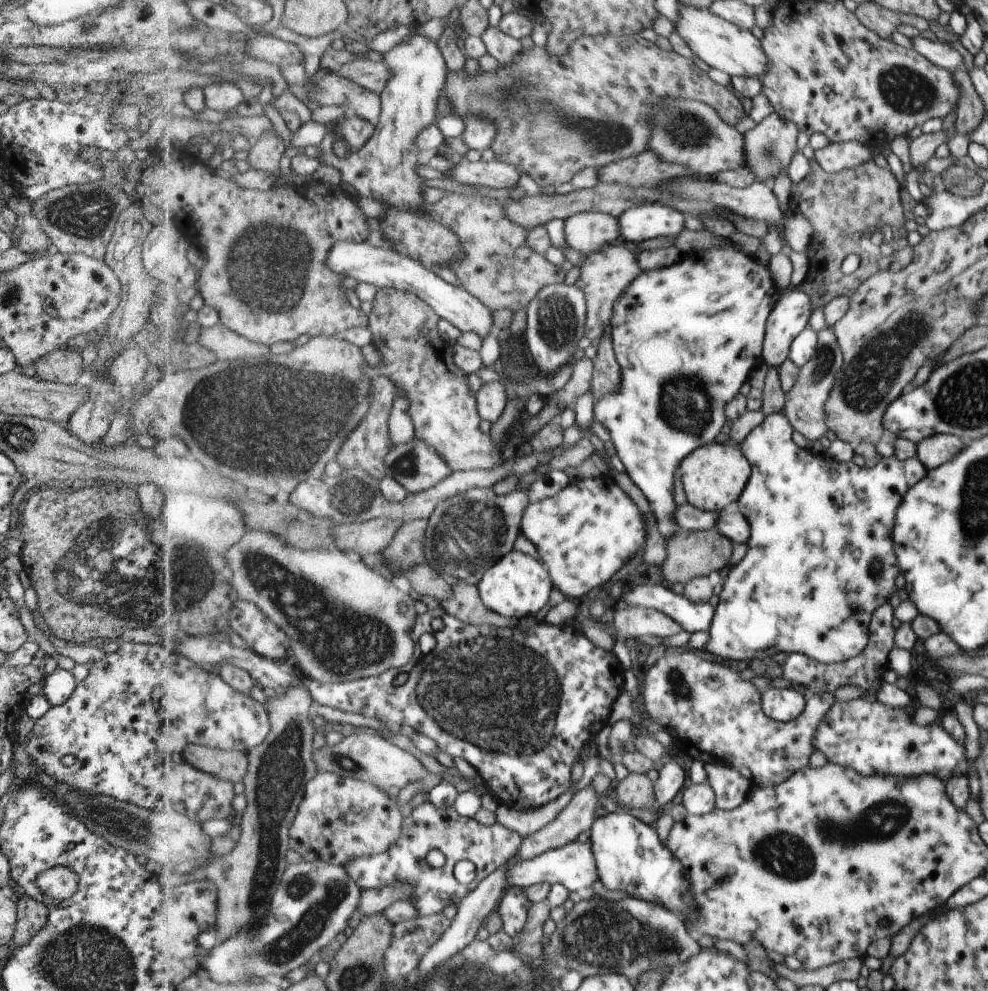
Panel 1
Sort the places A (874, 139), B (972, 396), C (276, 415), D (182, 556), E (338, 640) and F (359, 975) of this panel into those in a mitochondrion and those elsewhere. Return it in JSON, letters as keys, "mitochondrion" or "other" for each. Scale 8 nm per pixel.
{"A":"other","B":"mitochondrion","C":"mitochondrion","D":"mitochondrion","E":"mitochondrion","F":"mitochondrion"}

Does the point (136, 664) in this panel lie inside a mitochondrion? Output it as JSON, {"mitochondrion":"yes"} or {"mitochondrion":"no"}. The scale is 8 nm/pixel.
{"mitochondrion":"no"}

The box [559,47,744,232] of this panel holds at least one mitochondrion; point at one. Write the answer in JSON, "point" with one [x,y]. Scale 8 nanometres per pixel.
{"point":[685,129]}

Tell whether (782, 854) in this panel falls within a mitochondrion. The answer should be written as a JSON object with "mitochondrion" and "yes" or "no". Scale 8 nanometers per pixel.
{"mitochondrion":"yes"}

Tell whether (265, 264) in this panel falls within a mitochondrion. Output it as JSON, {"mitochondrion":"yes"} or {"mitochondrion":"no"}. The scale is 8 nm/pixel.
{"mitochondrion":"yes"}

